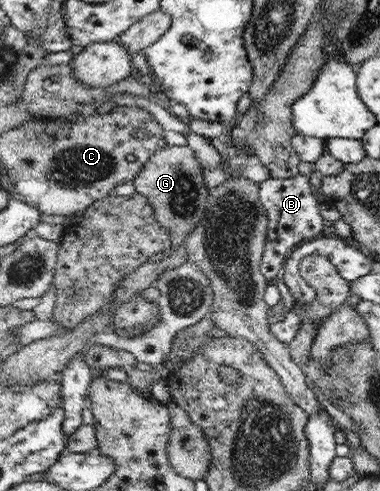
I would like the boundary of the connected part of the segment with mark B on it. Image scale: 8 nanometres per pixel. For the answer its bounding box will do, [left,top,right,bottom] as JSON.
[259,173,328,282]

